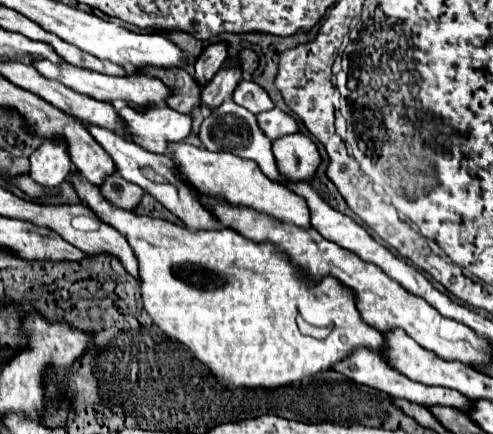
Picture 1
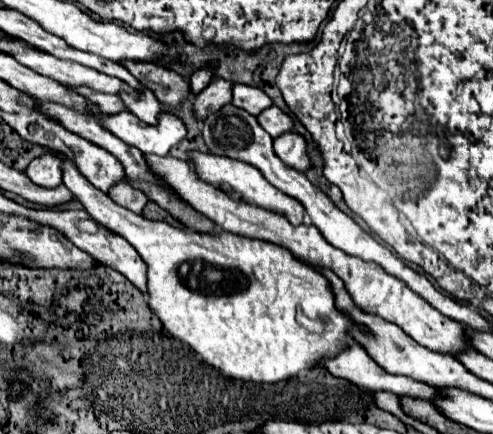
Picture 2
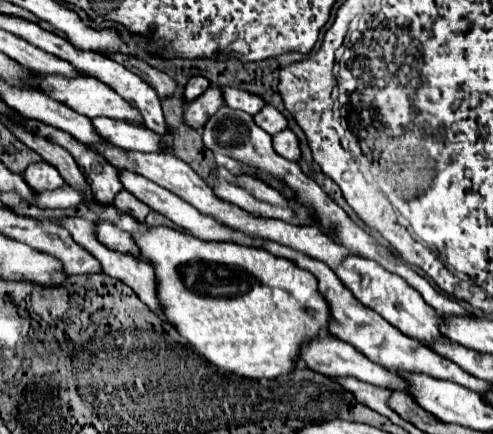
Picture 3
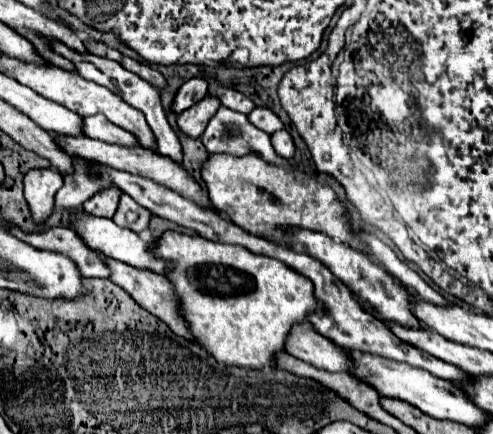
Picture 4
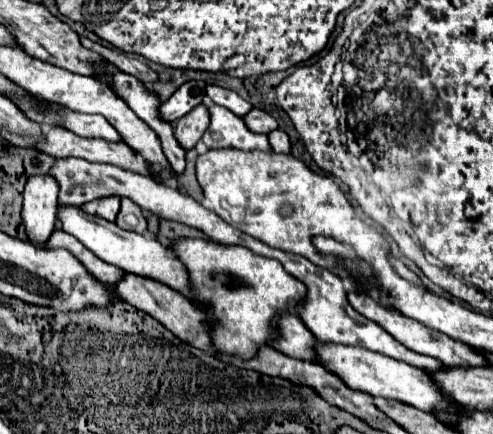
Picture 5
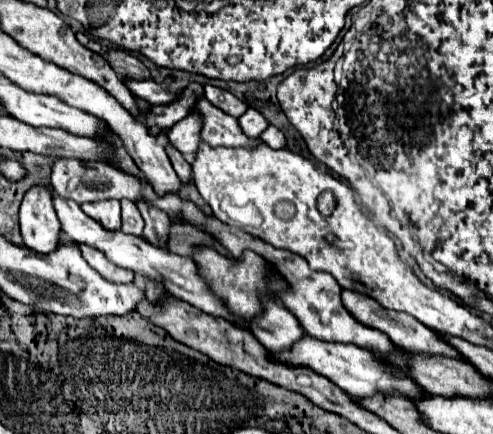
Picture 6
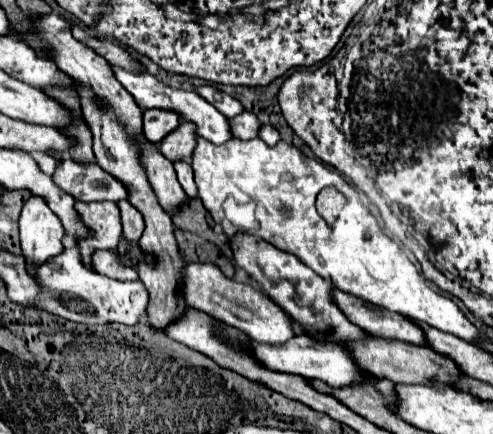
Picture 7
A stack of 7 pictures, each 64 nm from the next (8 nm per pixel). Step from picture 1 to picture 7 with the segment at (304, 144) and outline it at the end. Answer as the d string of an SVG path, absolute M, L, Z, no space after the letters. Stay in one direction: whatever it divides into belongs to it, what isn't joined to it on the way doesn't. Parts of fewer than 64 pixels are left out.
M262 124L258 136L260 136L268 146L278 144L278 140L280 140L280 134L278 134L278 130L276 130L272 124Z

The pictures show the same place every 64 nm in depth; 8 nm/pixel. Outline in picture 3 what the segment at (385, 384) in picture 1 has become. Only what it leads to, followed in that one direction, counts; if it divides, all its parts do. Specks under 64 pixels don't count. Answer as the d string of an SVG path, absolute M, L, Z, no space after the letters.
M320 336L320 340L312 340L312 344L308 344L308 348L304 348L304 356L300 356L300 360L304 360L304 364L308 364L308 368L312 368L320 374L326 374L326 376L354 376L354 378L374 384L374 386L392 388L392 390L400 390L400 392L406 390L406 382L400 376L396 376L394 372L388 372L380 364L374 364L364 354L360 354L356 348L352 348L350 344L346 344L342 340L336 340L332 336Z

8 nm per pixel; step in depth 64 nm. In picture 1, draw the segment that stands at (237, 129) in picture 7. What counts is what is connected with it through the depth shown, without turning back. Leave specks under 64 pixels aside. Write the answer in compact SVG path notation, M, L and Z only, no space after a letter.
M272 108L268 112L258 114L258 126L262 128L262 132L270 138L282 138L286 134L294 134L298 132L298 124L292 116L288 116L286 112L282 112L280 108Z

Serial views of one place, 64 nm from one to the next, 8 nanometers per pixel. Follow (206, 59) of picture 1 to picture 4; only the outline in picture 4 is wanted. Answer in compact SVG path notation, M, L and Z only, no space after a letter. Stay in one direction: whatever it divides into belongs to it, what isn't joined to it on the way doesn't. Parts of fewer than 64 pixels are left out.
M192 78L192 80L184 82L184 84L178 88L170 110L172 110L174 114L180 114L180 112L184 112L186 108L194 106L198 100L202 100L206 94L208 94L208 84L206 84L202 78Z

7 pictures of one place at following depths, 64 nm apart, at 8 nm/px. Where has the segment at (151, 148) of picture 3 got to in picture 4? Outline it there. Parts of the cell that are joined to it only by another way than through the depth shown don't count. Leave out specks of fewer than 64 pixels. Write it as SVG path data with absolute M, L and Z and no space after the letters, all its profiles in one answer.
M88 116L84 118L84 136L98 138L108 144L120 144L120 146L138 146L136 138L122 130L120 126L114 126L112 122L104 120L104 116Z

